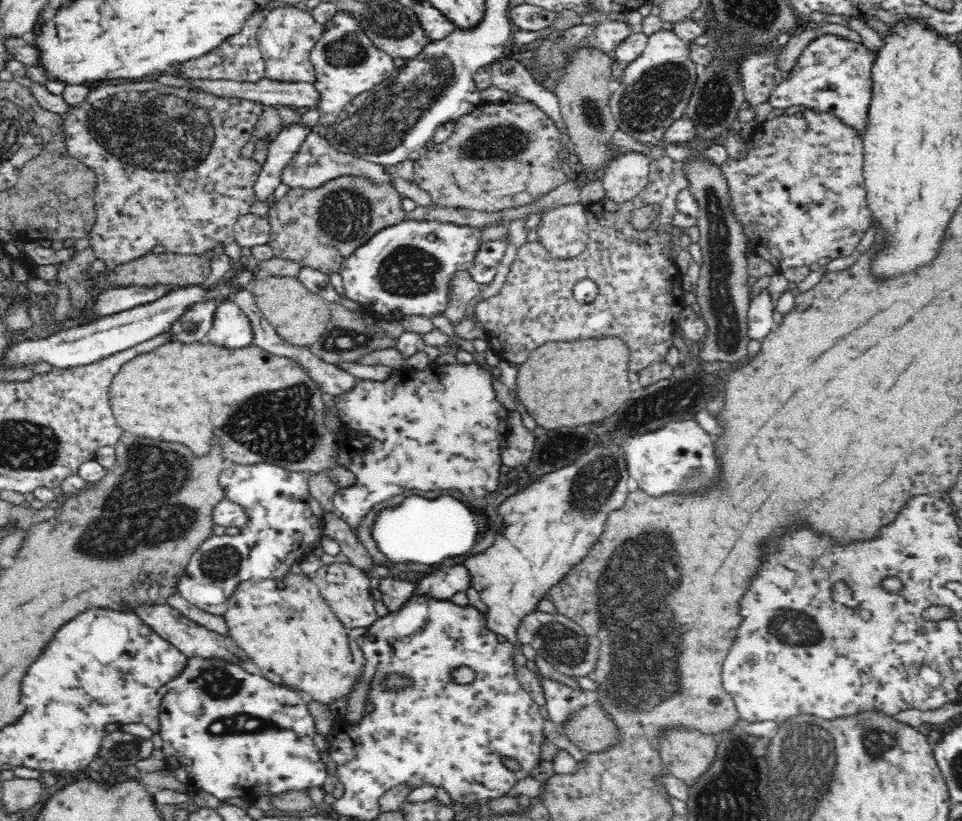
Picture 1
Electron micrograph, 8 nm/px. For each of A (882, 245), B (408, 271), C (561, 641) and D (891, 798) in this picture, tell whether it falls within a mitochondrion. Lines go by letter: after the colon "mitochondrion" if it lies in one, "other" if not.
A: other
B: mitochondrion
C: mitochondrion
D: other

